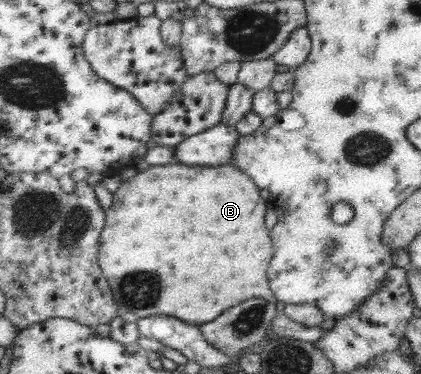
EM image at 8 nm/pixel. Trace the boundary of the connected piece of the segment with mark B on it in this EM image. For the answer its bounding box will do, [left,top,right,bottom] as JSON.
[99,161,278,326]

